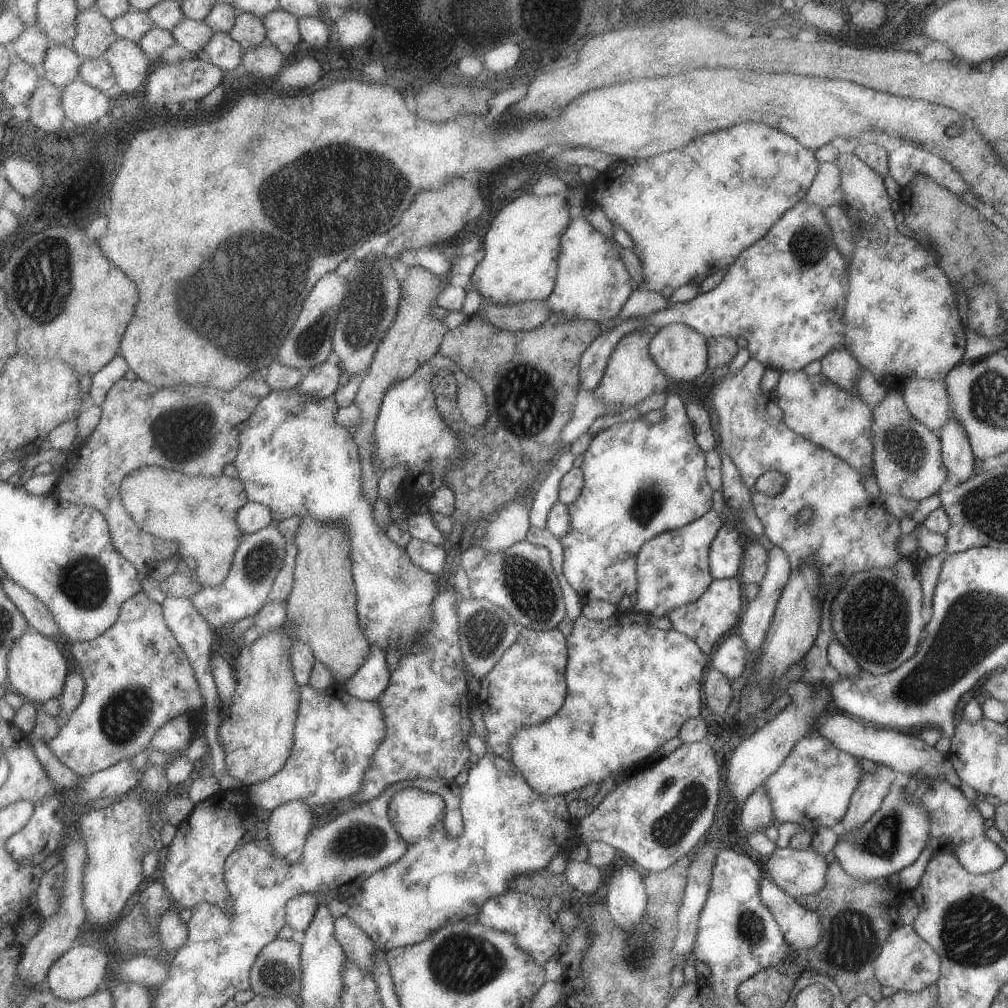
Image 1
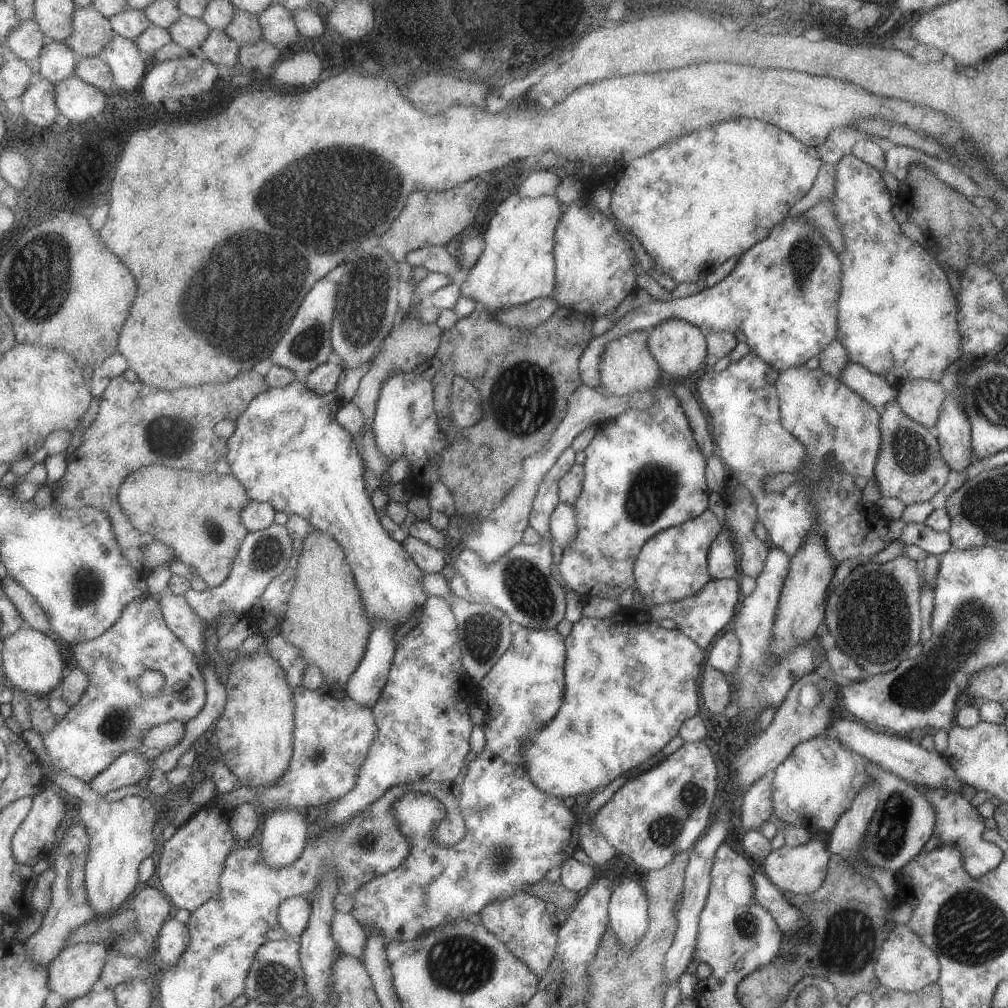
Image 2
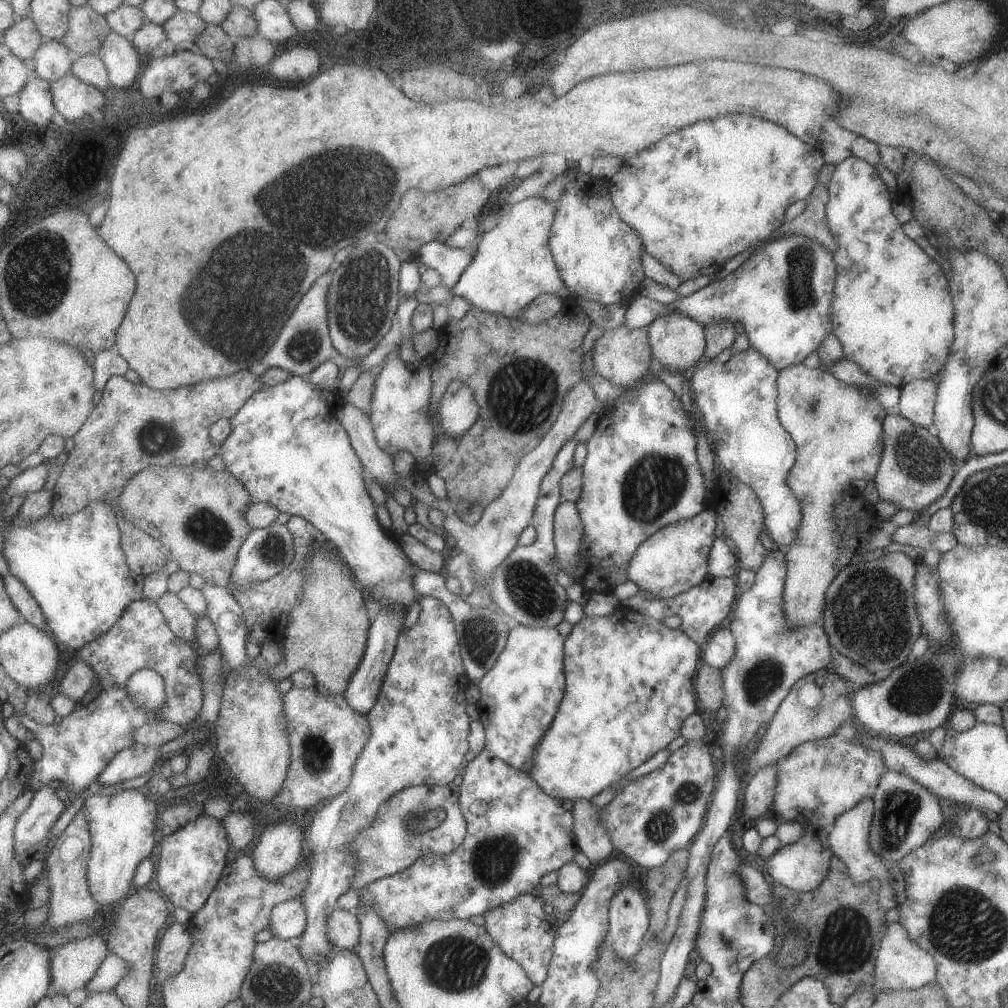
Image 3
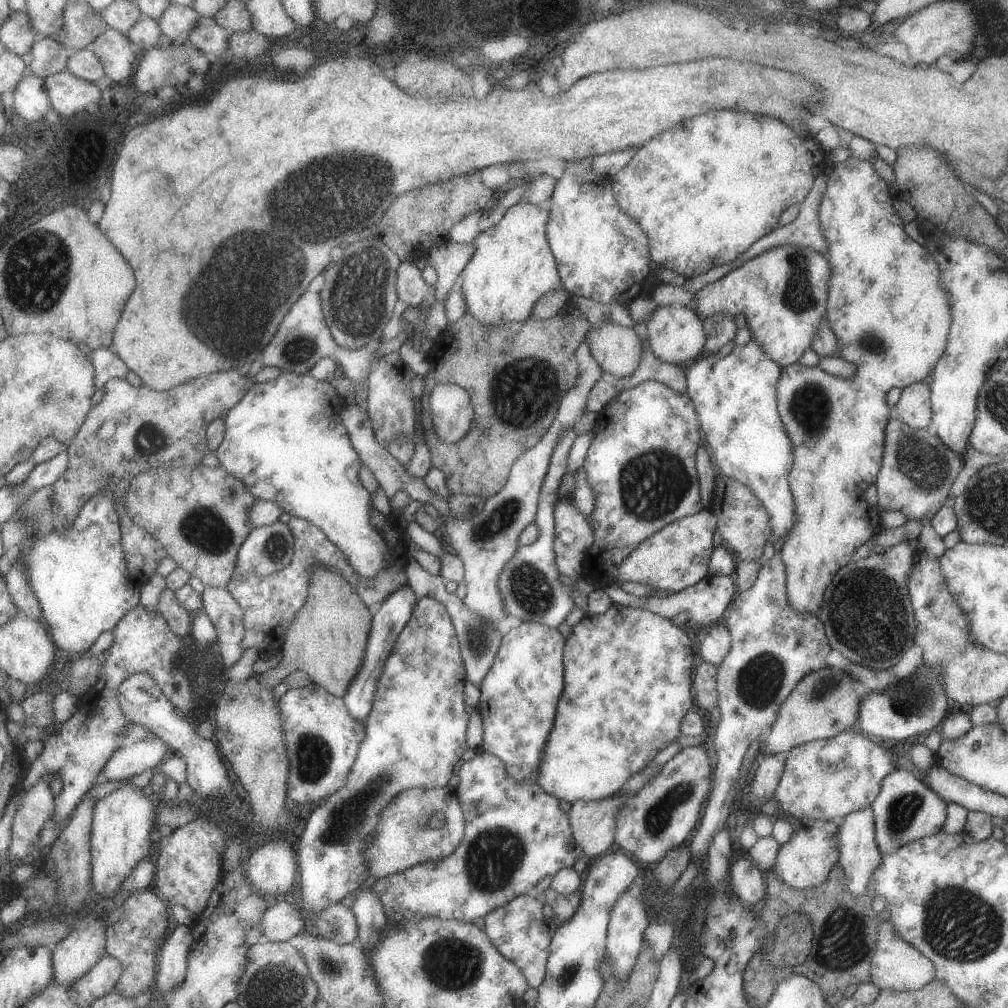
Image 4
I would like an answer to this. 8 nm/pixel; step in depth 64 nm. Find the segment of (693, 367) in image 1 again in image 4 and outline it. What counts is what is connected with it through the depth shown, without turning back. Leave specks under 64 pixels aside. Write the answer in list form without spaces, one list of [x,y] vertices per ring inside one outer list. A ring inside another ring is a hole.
[[[657,306],[655,312],[651,314],[651,320],[645,324],[643,332],[645,332],[645,338],[649,340],[651,352],[661,362],[673,364],[673,366],[687,366],[687,364],[695,362],[707,342],[701,318],[685,306],[663,306],[663,308]]]

